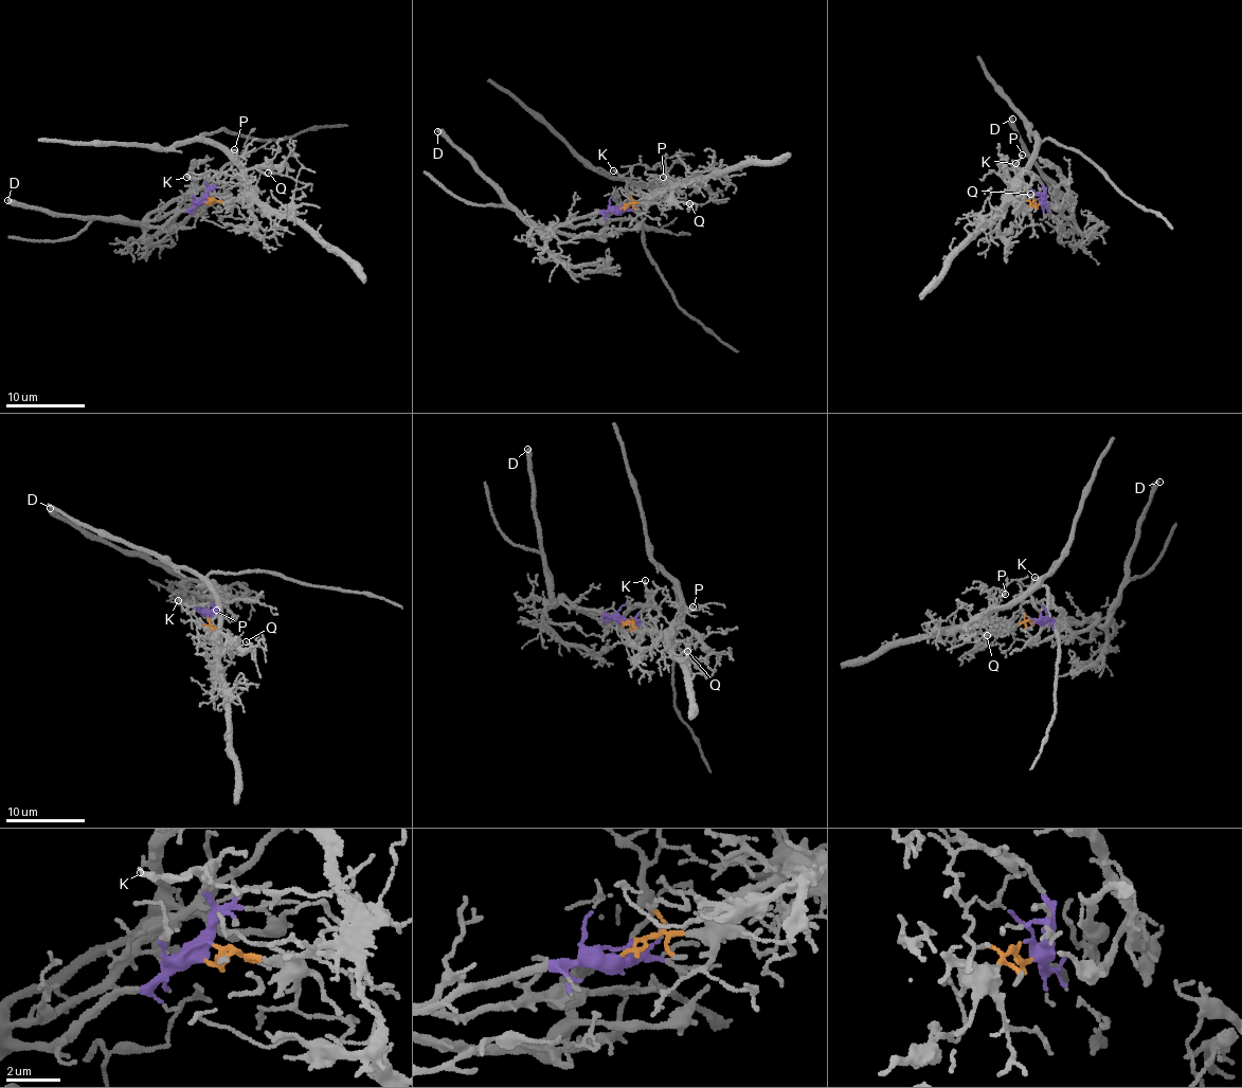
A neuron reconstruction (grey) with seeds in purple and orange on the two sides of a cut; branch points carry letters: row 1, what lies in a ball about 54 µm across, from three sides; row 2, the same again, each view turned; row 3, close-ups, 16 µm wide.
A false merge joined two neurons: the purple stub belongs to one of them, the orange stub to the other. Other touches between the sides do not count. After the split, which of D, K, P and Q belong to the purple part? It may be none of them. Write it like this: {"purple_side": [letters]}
{"purple_side": ["D", "K"]}

